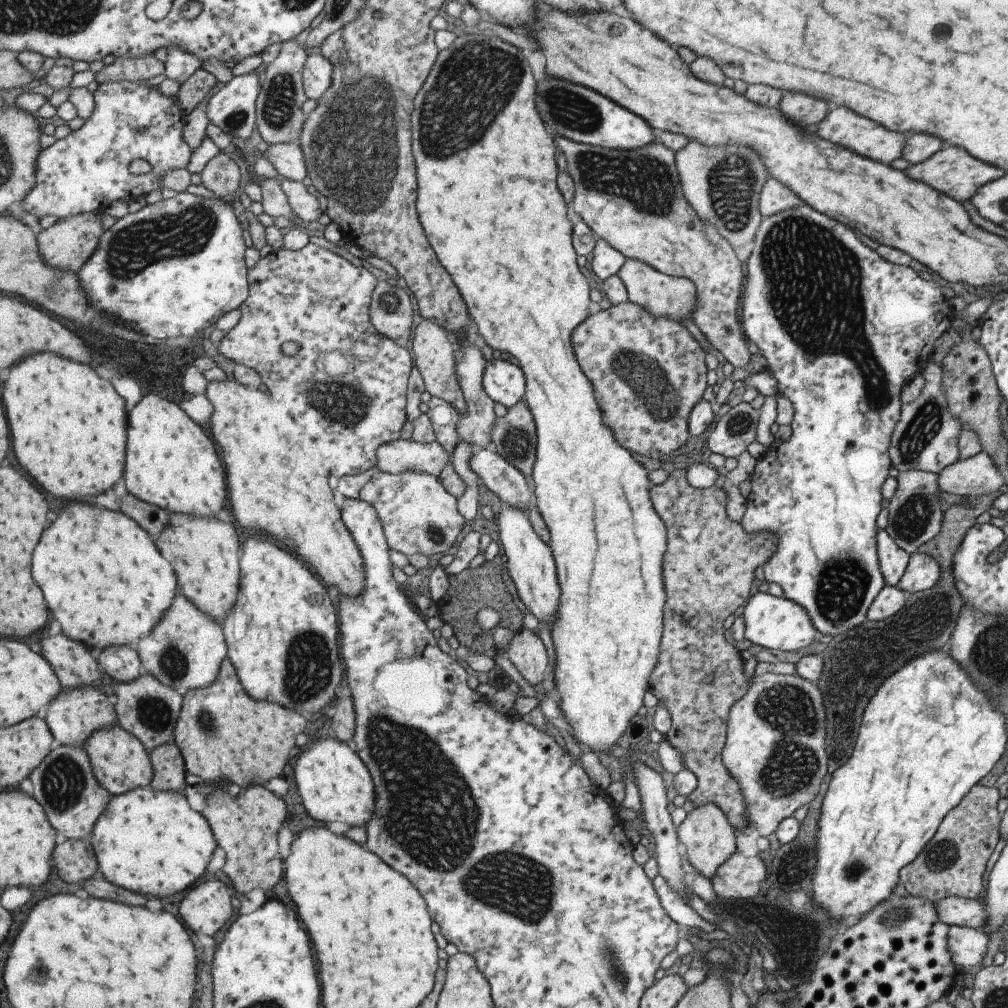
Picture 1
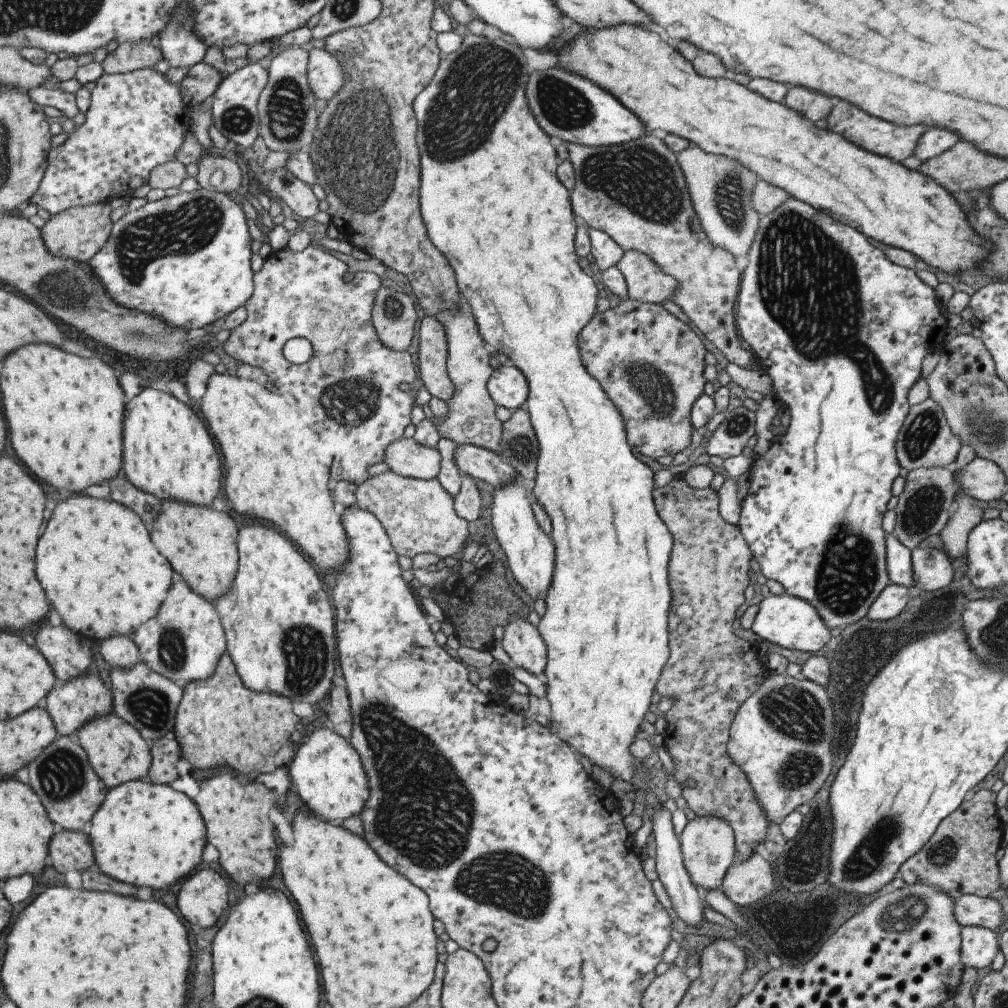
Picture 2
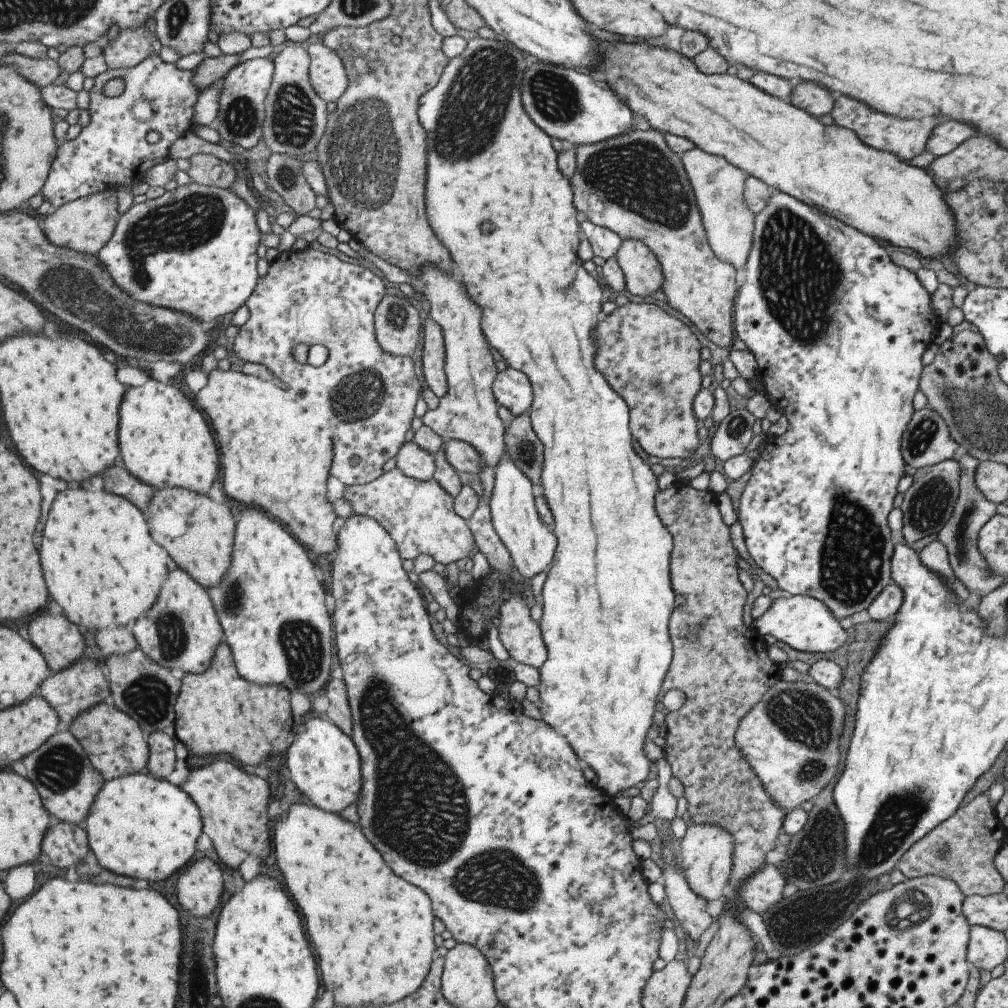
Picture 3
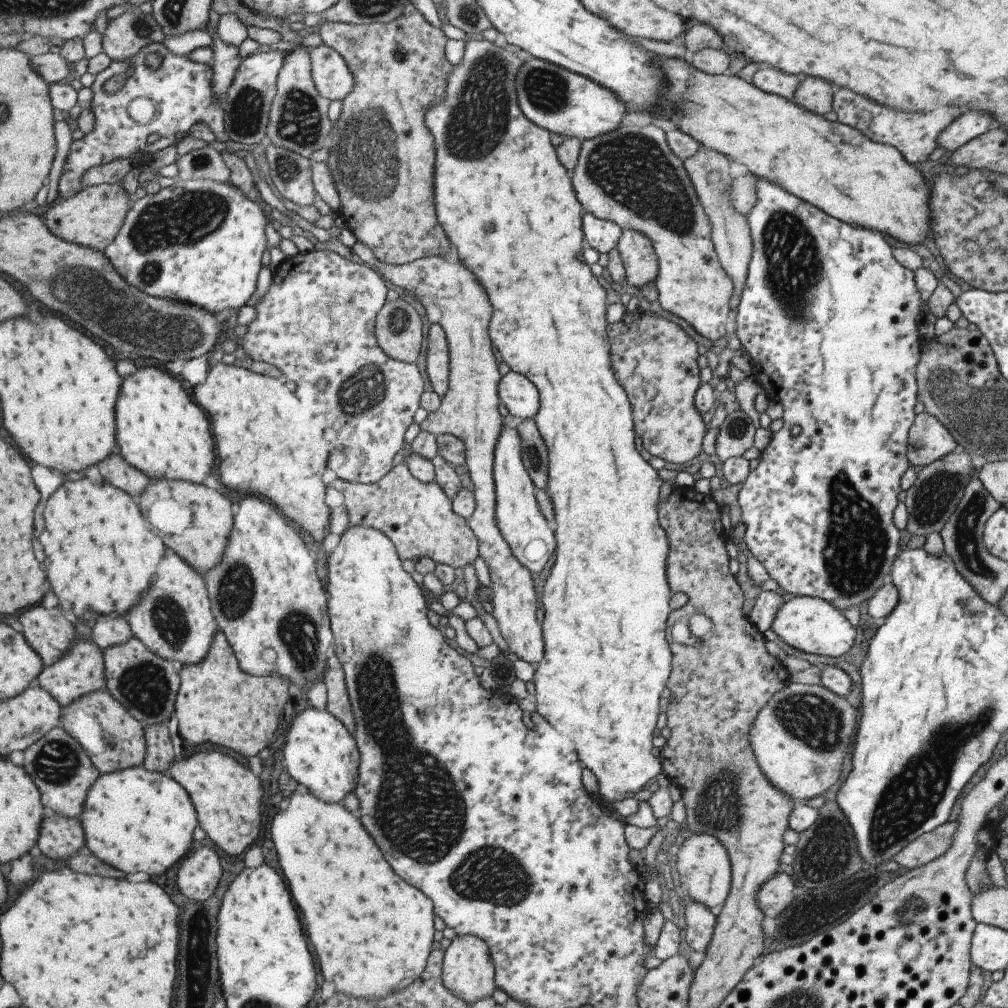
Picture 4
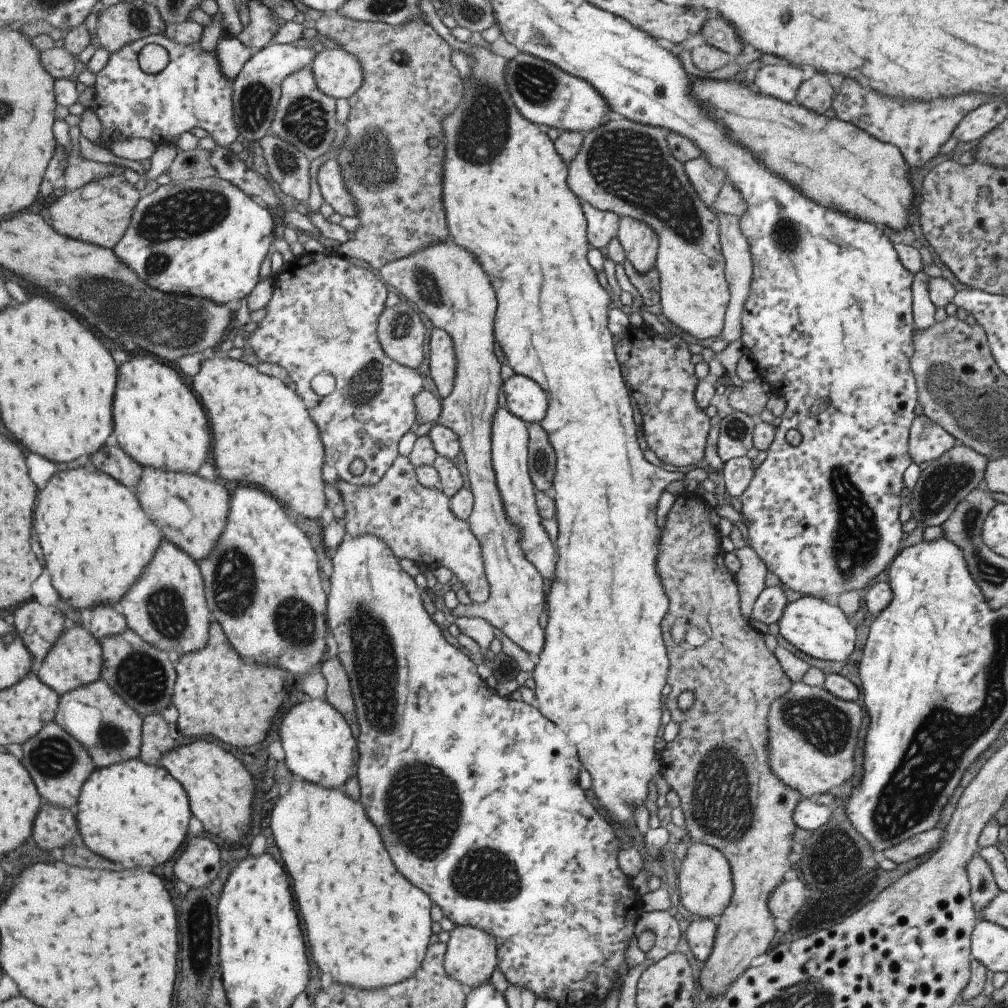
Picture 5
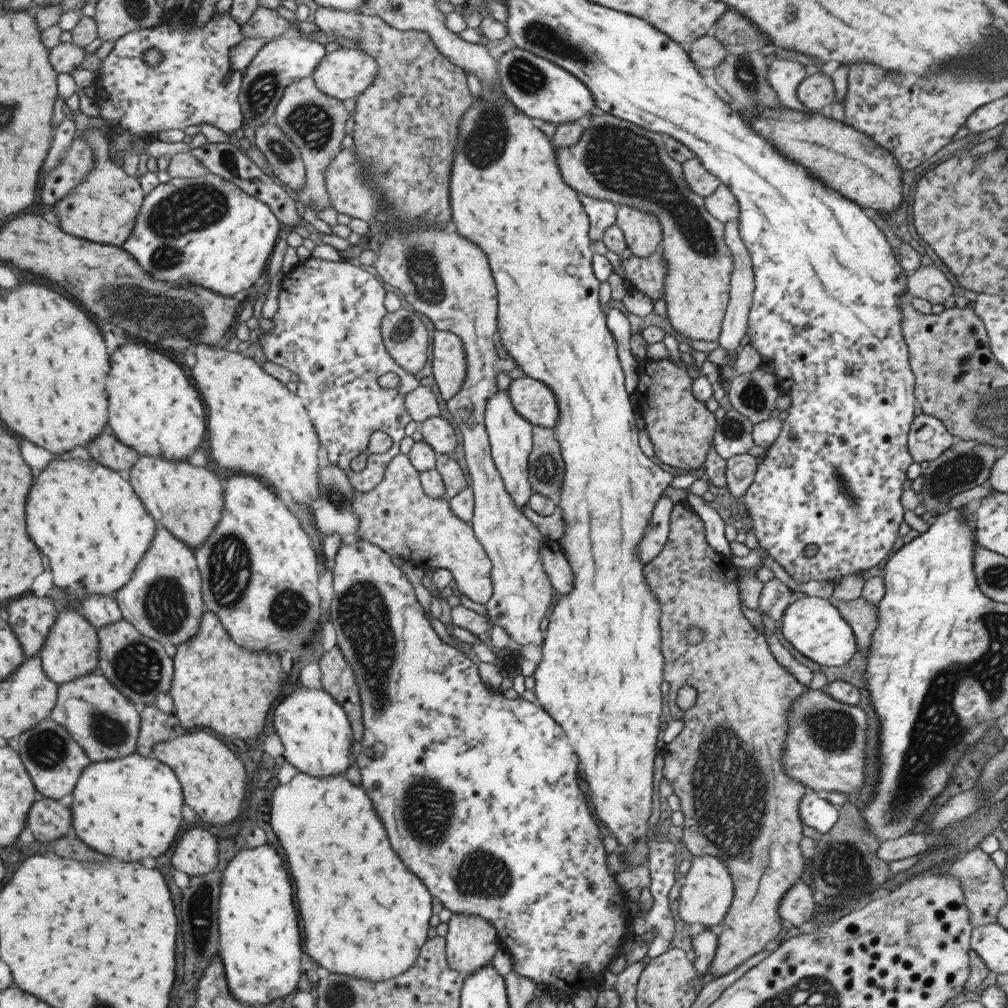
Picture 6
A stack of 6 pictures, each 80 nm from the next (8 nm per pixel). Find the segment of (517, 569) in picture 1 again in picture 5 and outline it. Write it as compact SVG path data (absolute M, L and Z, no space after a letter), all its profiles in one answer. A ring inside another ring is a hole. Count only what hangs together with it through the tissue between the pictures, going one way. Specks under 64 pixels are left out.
M506 407L497 408L495 414L492 416L491 423L491 436L490 436L490 459L492 469L495 477L495 484L502 502L503 512L505 516L510 520L510 523L514 525L514 528L518 531L518 547L520 548L523 558L535 567L535 570L545 578L549 580L553 579L555 568L555 546L551 544L551 540L547 535L547 532L541 525L541 517L538 513L538 508L535 502L535 488L532 485L528 470L527 470L527 443L528 434L525 424L522 420L519 420L516 416L513 416Z

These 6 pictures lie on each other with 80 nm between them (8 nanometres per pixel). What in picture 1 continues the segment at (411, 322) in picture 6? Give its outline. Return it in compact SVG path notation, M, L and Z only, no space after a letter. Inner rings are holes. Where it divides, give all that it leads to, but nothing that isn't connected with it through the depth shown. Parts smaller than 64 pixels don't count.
M379 281L373 290L369 311L371 324L385 340L395 341L400 347L407 344L411 332L413 308L409 294L402 289L402 285Z

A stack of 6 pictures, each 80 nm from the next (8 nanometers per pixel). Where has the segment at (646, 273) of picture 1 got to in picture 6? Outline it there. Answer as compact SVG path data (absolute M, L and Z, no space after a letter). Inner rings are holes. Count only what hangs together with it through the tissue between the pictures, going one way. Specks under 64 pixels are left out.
M619 205L615 225L633 257L647 258L660 244L662 234L659 221L649 213Z

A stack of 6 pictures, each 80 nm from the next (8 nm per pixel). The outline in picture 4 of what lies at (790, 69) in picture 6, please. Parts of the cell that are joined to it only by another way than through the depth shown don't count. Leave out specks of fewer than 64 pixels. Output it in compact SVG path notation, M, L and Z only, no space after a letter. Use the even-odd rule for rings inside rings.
M759 68L748 81L759 90L783 97L788 101L792 100L795 88L797 88L795 76L777 72L772 68Z

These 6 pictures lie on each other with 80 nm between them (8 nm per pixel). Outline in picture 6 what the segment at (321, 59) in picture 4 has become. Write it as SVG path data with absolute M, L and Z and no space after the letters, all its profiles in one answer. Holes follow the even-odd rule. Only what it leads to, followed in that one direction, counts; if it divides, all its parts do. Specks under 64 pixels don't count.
M340 48L323 57L313 77L327 96L342 101L361 95L377 76L374 58L359 49Z

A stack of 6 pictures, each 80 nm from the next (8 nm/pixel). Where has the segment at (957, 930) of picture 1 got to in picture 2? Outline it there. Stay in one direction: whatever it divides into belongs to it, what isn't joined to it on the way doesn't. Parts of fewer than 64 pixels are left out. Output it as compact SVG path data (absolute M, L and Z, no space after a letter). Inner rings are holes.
M983 927L961 928L959 943L959 958L964 968L985 968L998 948L998 934Z

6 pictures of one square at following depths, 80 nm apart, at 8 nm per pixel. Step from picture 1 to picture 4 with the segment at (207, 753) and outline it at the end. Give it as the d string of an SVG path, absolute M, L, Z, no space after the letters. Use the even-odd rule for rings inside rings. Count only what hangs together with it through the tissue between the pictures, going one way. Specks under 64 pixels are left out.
M223 631L214 638L205 660L198 665L183 665L179 673L182 677L182 686L176 700L176 718L179 720L178 734L183 741L193 746L223 746L251 758L265 750L269 746L269 740L277 736L281 716L291 698L291 681L282 676L254 677L247 674L241 668L234 648Z

